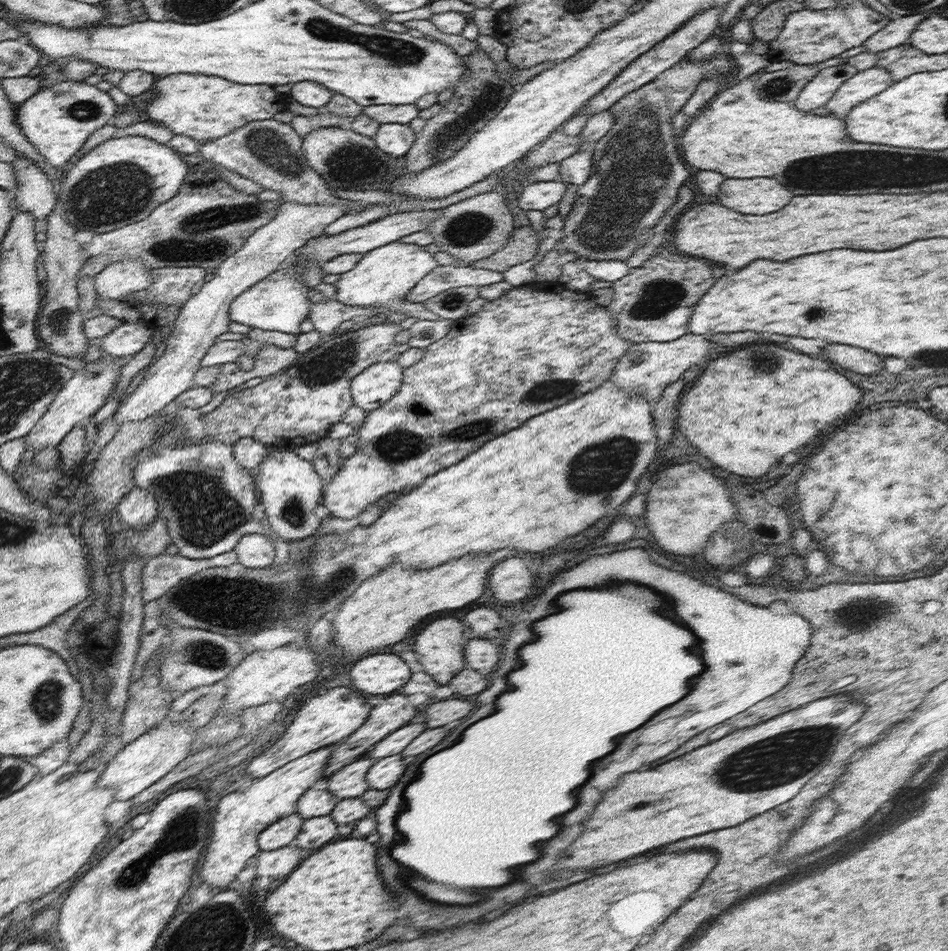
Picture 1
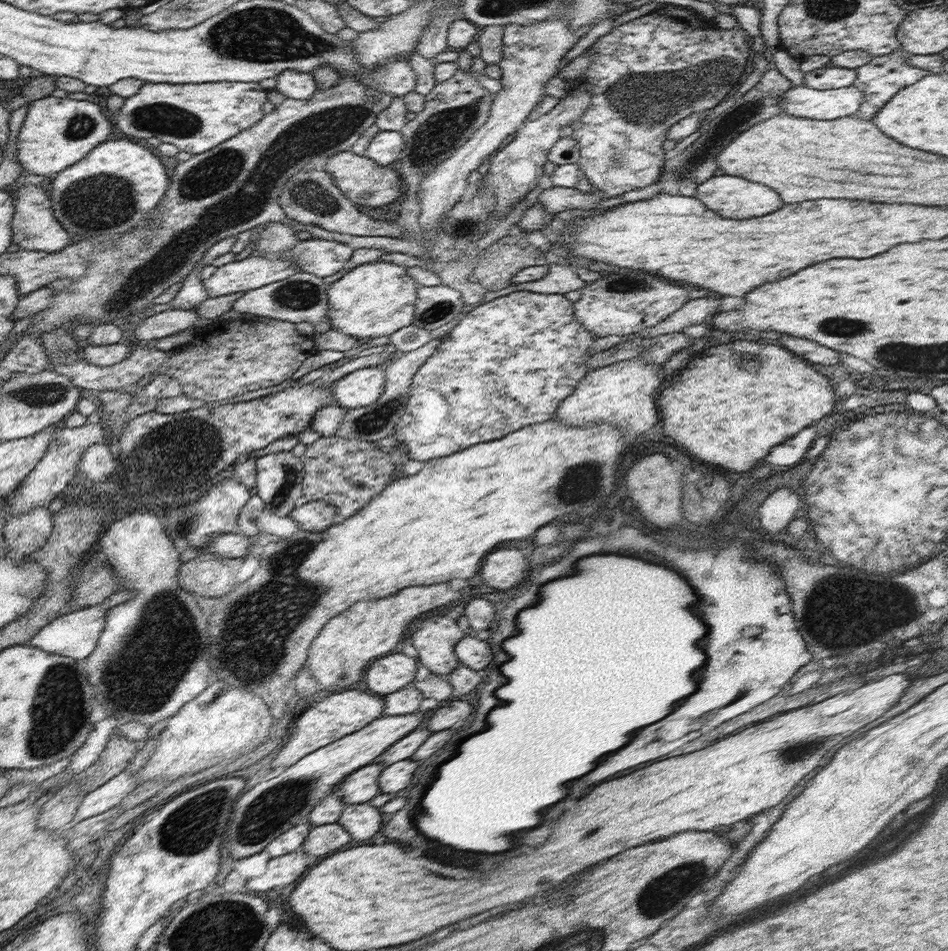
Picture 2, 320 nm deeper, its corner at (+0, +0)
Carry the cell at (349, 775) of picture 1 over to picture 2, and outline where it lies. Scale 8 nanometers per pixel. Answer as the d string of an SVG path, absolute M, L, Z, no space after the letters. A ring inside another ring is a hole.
M363 766L349 774L339 785L342 790L342 800L350 804L369 803L376 792L380 792L378 776L382 772L382 766Z

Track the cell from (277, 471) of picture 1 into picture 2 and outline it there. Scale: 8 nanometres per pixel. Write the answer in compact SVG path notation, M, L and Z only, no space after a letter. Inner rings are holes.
M292 451L264 452L257 455L257 496L263 500L266 510L272 510L278 517L289 516L296 502L302 497L304 465Z

